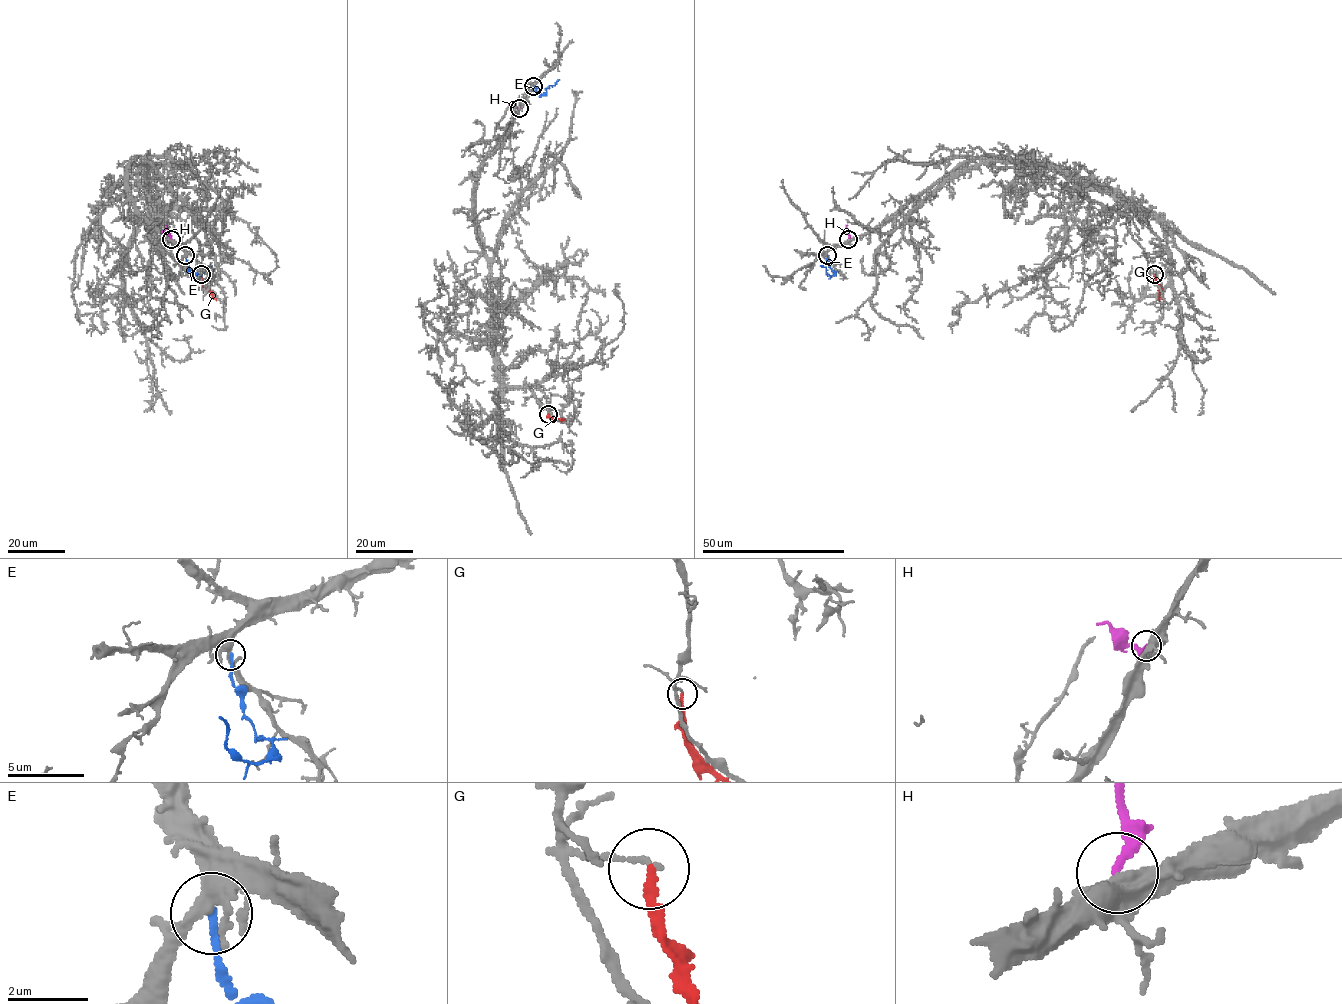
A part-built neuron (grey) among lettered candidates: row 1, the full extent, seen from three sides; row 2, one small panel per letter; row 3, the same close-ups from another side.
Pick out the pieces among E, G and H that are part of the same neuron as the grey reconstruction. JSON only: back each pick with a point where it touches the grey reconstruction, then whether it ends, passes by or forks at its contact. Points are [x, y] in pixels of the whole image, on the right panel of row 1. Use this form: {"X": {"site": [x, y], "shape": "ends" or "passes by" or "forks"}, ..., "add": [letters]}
{"add": []}

